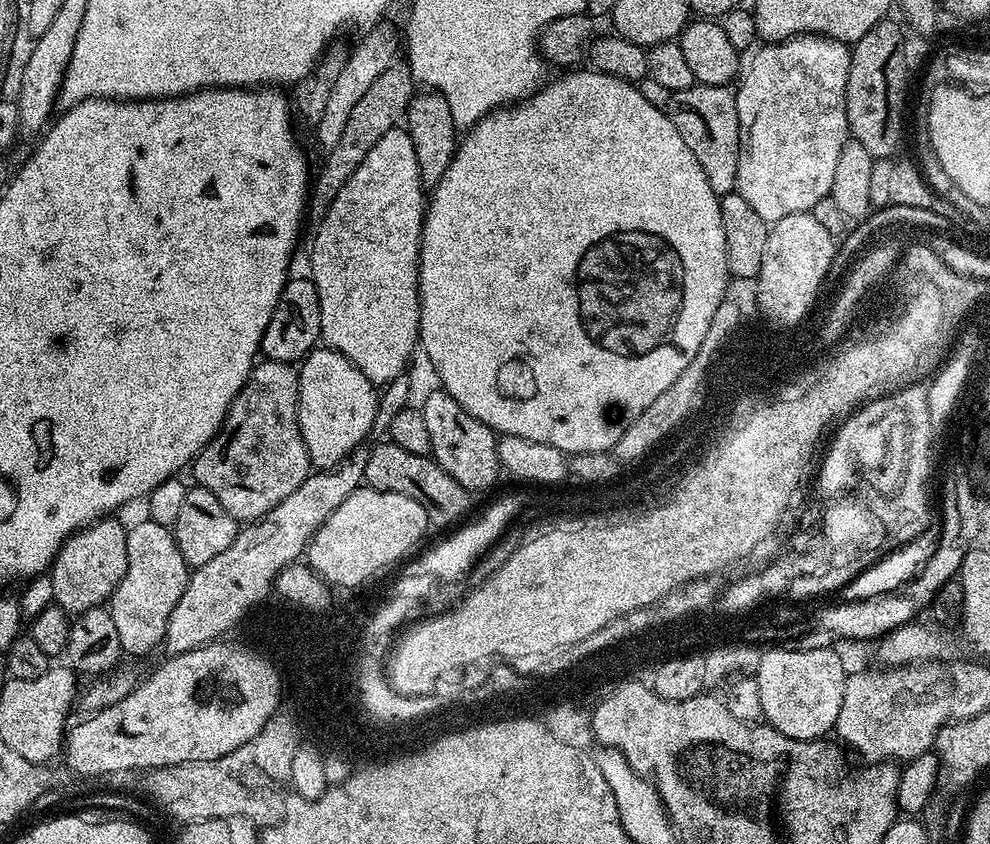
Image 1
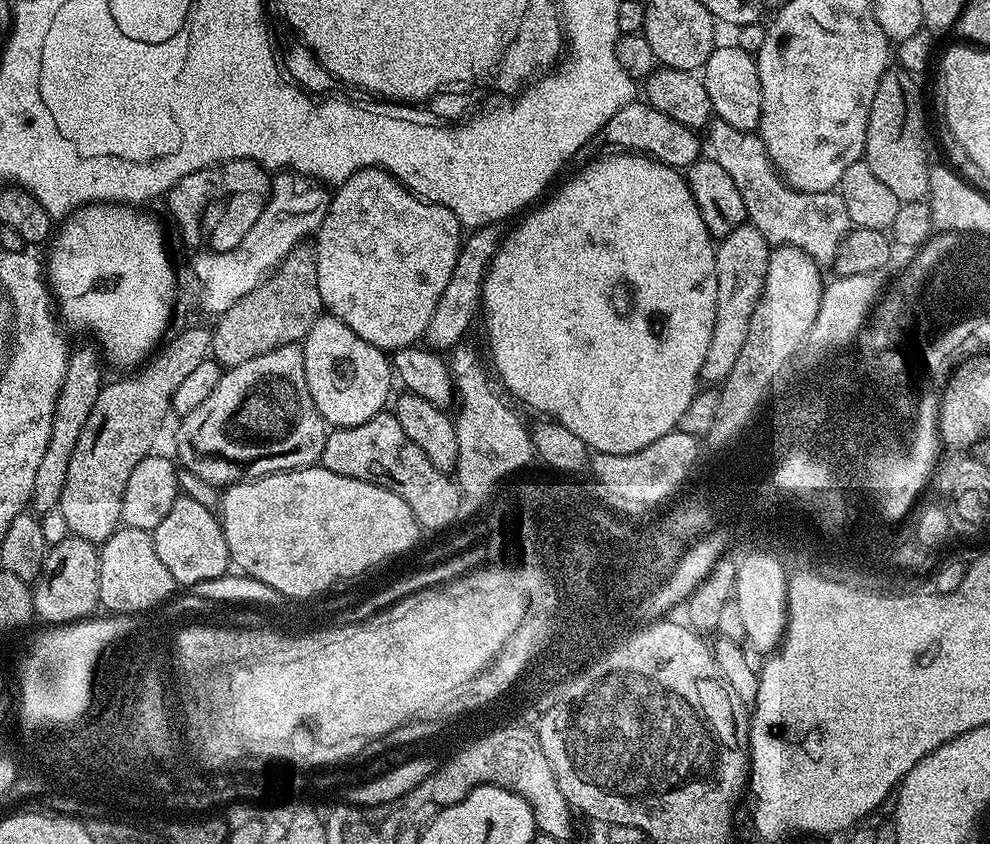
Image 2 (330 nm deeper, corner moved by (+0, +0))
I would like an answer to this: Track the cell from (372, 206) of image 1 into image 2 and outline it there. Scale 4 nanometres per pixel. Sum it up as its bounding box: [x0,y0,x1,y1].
[314,168,462,354]

